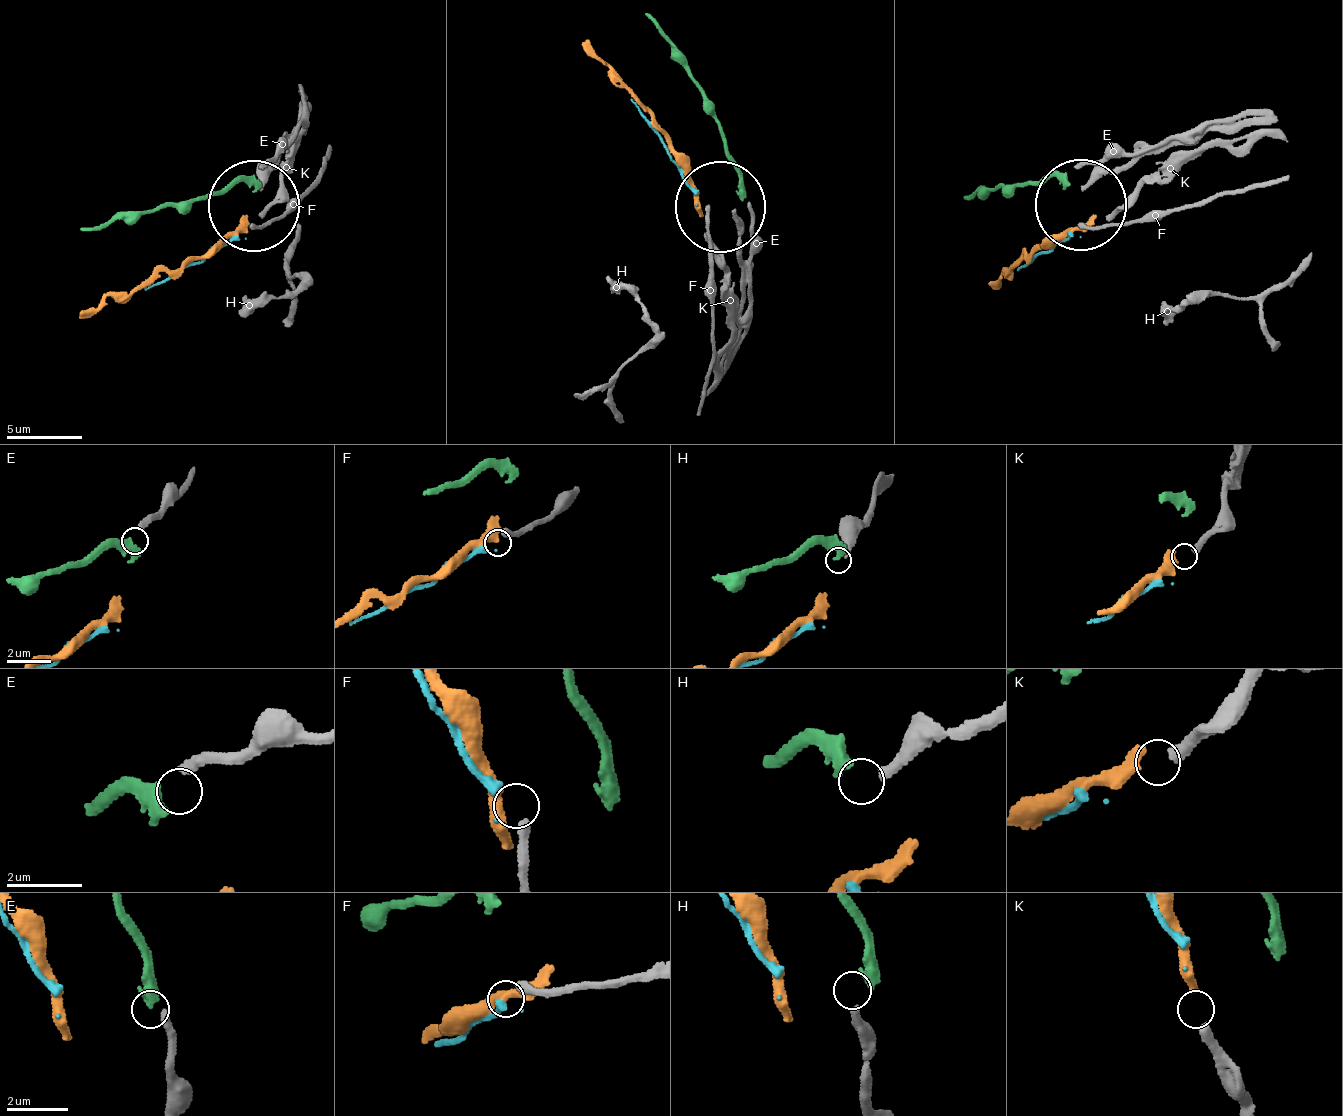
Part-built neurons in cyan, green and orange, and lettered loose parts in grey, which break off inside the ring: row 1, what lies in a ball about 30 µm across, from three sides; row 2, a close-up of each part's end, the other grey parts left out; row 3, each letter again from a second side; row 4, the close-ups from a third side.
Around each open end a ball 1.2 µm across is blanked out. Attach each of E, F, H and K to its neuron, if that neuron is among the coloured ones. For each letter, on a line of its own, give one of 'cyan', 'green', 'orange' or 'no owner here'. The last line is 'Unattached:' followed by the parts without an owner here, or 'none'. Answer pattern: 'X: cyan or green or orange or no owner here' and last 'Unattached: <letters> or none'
E: green
F: no owner here
H: no owner here
K: orange
Unattached: F, H

